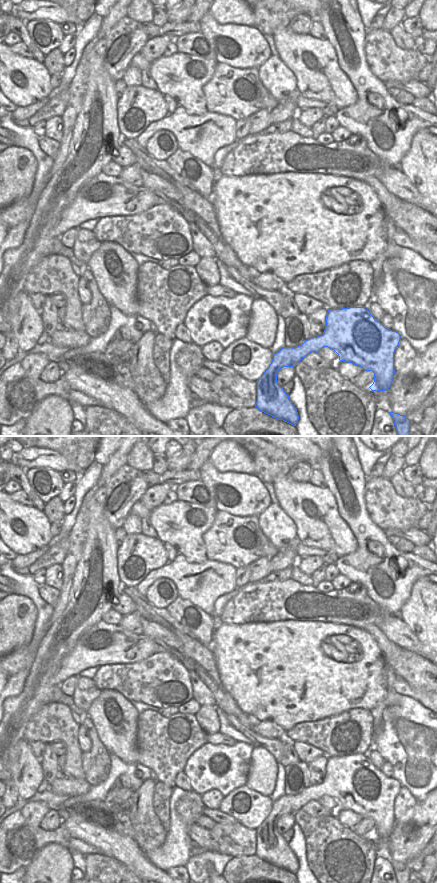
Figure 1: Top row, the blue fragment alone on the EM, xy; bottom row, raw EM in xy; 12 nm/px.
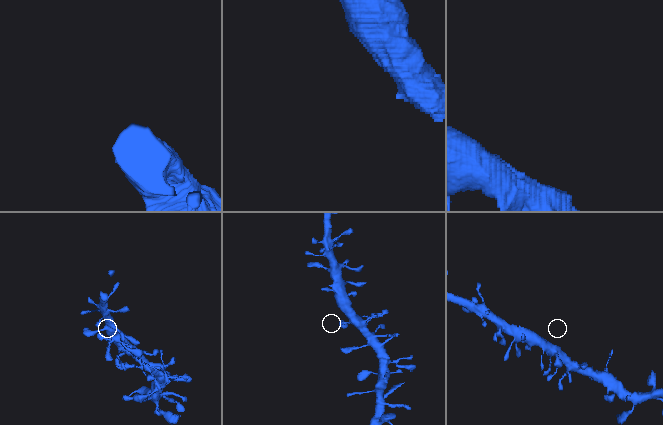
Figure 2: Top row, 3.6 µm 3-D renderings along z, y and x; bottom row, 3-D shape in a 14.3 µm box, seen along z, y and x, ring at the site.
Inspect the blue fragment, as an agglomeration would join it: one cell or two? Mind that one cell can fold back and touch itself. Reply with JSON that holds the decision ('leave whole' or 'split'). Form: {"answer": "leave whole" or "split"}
{"answer": "leave whole"}

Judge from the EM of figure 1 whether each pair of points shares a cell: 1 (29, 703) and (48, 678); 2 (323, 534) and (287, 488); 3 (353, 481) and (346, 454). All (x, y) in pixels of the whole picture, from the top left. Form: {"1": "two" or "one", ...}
{"1": "one", "2": "one", "3": "one"}

